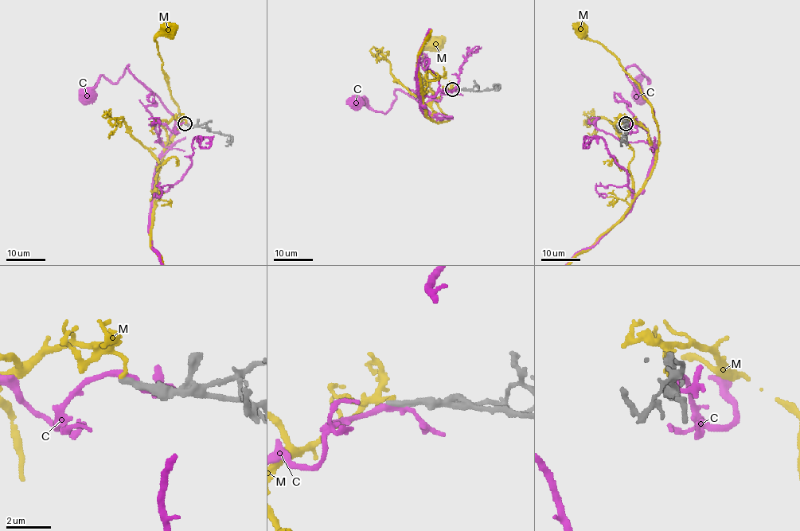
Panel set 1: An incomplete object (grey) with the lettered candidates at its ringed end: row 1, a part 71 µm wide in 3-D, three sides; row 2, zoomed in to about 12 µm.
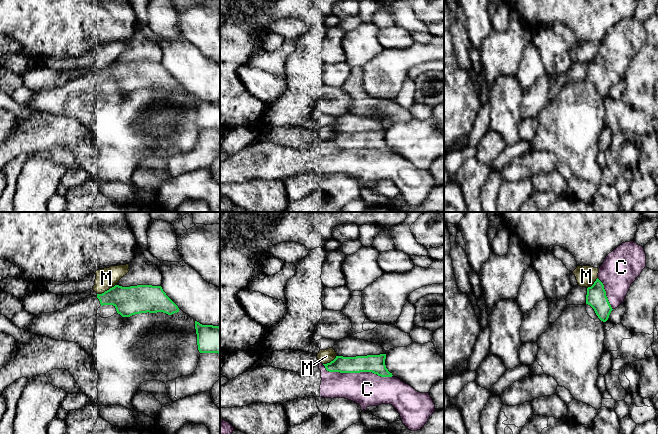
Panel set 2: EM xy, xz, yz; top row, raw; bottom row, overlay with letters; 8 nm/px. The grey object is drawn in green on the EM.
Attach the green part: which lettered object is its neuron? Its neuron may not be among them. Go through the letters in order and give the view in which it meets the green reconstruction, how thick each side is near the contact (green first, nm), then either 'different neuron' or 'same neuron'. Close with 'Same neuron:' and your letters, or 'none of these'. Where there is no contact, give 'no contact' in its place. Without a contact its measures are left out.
C: contact in xz; calibres 140 and 280 nm; different neuron
M: contact in xy; calibres 240 and 170 nm; different neuron
Same neuron: none of these

